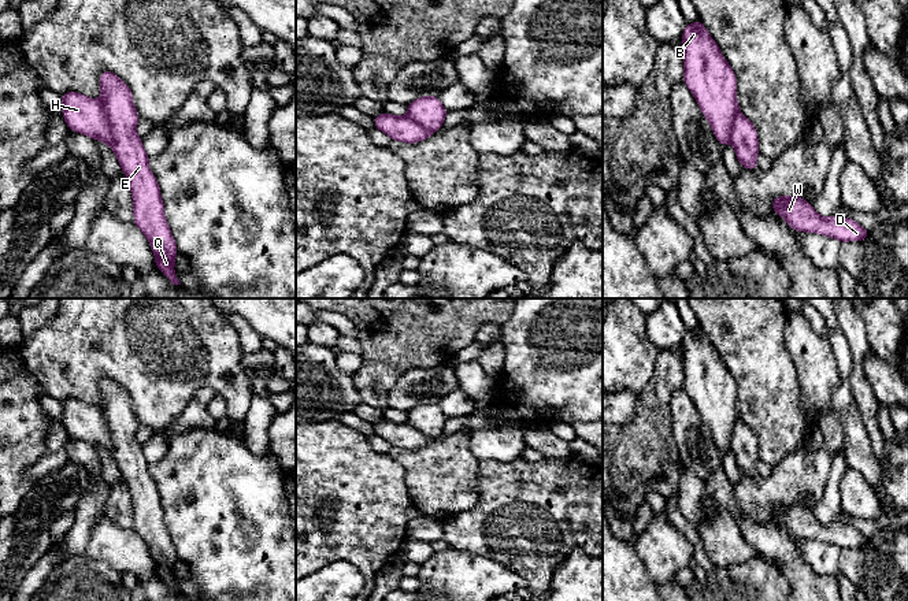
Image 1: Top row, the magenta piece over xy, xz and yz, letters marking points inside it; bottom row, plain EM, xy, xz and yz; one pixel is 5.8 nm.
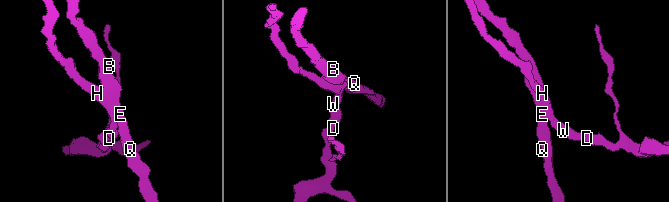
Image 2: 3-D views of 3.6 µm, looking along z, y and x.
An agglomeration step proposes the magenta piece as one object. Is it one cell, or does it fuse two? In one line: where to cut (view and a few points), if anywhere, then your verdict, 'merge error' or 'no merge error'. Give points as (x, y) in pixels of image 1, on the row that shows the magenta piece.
xy (97, 100), (110, 128), (112, 147) | merge error

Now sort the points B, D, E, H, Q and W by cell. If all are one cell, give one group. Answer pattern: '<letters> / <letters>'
B E Q / D H W

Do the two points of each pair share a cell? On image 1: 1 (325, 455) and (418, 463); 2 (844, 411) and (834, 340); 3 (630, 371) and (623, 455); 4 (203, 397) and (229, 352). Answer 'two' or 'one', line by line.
1: two
2: one
3: two
4: two

